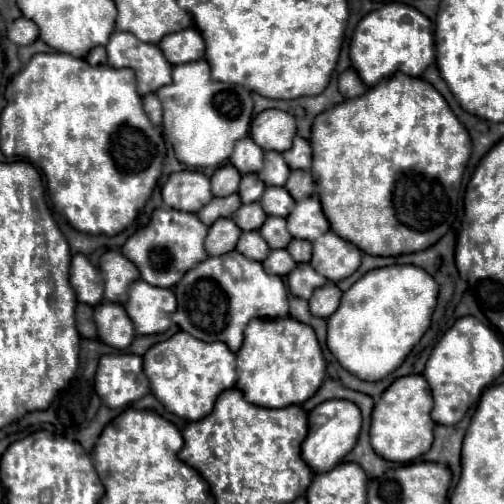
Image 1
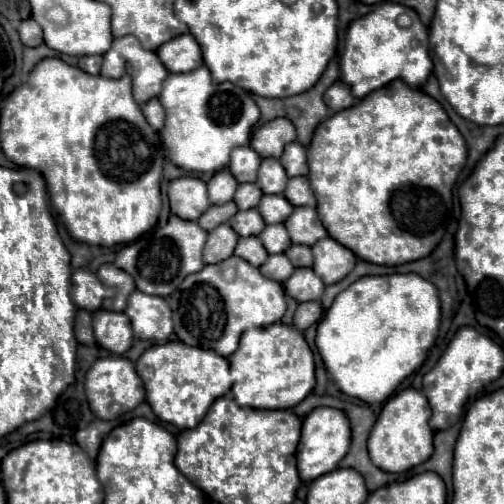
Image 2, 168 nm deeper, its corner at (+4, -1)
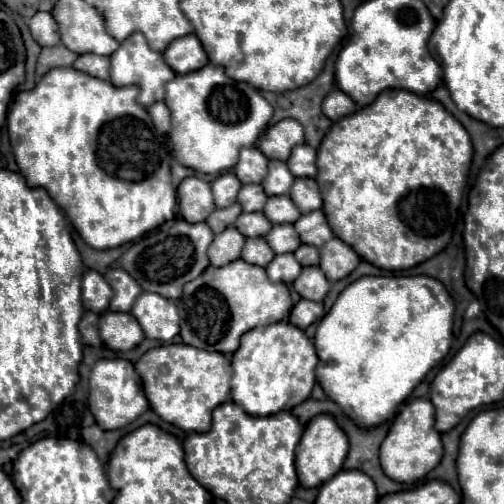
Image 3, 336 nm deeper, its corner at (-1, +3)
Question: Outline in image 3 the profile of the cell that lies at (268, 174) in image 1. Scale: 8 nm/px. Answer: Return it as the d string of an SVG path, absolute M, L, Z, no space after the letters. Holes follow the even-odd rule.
M270 161L268 163L268 175L262 183L266 195L286 195L292 187L292 173L288 171L286 163L280 163L280 161Z

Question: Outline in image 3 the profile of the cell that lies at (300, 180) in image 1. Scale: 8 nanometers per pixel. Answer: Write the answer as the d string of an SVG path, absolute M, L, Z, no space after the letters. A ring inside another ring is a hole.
M296 179L290 191L290 199L302 213L322 209L322 197L316 179Z

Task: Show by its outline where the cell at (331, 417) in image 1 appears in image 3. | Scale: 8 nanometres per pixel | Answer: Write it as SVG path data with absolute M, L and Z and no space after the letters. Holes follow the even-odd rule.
M318 415L314 417L306 429L304 435L296 447L296 473L302 487L320 487L324 481L328 481L332 475L336 475L342 469L342 463L348 453L348 439L344 431L336 425L336 421L330 415Z

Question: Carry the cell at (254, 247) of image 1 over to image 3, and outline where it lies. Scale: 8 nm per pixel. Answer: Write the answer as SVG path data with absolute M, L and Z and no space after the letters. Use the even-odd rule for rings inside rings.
M246 239L242 259L246 263L266 267L274 259L274 251L268 247L268 243L264 239Z

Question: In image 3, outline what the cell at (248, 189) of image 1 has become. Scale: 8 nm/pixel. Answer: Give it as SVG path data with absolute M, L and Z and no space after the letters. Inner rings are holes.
M248 185L240 189L240 195L238 195L238 203L242 205L244 211L262 211L264 203L266 203L268 195L264 193L262 185Z

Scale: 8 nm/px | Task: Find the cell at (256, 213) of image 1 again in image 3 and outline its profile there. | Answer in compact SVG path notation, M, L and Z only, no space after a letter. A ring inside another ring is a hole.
M260 211L242 213L240 219L236 219L236 229L244 237L264 237L272 229L272 223L268 223L264 213L260 213Z

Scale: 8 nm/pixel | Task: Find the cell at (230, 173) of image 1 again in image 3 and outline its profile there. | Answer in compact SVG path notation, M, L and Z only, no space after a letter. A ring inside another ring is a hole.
M222 173L212 183L212 193L214 193L216 207L230 207L236 201L236 195L238 195L240 187L242 187L242 183L236 179L234 173Z

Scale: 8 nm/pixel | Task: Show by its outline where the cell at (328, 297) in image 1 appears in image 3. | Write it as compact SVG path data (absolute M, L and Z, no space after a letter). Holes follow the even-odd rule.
M298 301L290 313L290 323L296 325L298 329L306 329L310 323L314 323L316 319L320 319L324 315L324 307L322 303L316 301Z

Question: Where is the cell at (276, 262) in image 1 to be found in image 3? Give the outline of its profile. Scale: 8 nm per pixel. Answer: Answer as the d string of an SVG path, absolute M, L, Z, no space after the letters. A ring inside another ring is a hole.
M292 253L276 255L272 259L272 263L268 263L268 267L266 267L270 281L280 281L286 285L290 285L300 275L300 271L302 271L302 267L300 267L300 263L296 263L296 257Z

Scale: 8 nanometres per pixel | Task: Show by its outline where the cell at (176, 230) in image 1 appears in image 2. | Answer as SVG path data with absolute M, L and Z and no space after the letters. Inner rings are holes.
M171 215L167 225L157 227L149 239L141 239L125 245L119 251L115 265L123 267L123 271L127 271L135 279L139 291L167 297L171 295L171 291L175 291L175 287L179 287L179 283L187 275L201 271L205 267L201 259L205 239L207 239L207 231L203 231L195 221L185 221L177 215Z

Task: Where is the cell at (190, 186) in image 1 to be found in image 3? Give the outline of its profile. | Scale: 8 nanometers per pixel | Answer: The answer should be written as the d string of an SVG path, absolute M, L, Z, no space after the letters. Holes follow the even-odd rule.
M188 177L178 187L180 215L188 223L206 221L206 217L216 209L210 185L198 177Z

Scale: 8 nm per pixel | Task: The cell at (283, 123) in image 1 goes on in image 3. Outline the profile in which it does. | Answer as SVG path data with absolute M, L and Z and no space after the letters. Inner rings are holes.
M282 119L266 129L266 133L258 141L258 149L268 159L286 161L290 157L290 151L300 143L304 143L302 125L296 119Z

